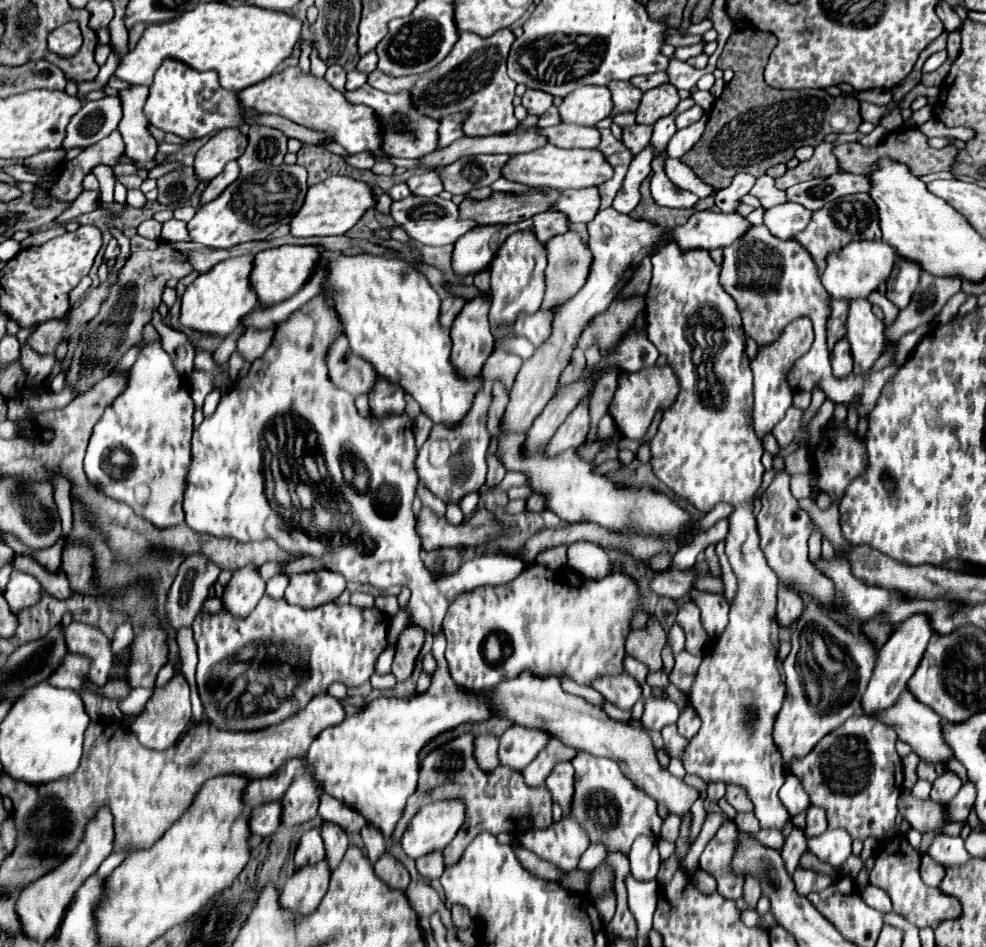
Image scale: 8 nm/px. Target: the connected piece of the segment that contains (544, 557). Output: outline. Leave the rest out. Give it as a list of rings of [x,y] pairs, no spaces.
[[[563,544],[556,548],[541,552],[536,558],[536,563],[541,564],[551,570],[561,570],[567,566],[567,549],[568,546]]]

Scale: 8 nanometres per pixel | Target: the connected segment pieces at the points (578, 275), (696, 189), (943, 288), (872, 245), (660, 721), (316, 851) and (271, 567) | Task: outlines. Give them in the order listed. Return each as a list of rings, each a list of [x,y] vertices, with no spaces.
[[[568,230],[560,236],[552,236],[548,244],[544,244],[546,256],[548,256],[548,268],[546,268],[546,294],[540,310],[544,312],[556,312],[562,308],[576,292],[586,284],[588,268],[592,264],[592,252],[588,252],[588,244],[582,242],[580,234],[574,230]]]
[[[666,158],[666,162],[664,162],[664,172],[666,172],[666,176],[668,176],[678,188],[690,190],[690,192],[694,192],[698,198],[706,198],[706,196],[712,194],[712,186],[708,186],[708,184],[704,184],[700,178],[696,178],[694,172],[688,170],[688,166],[682,164],[680,160]]]
[[[926,272],[920,276],[920,284],[916,292],[912,294],[910,304],[900,310],[896,320],[886,328],[888,332],[888,348],[896,344],[904,334],[916,330],[922,324],[928,324],[936,318],[940,308],[952,298],[956,292],[960,292],[960,280],[952,278],[936,278]]]
[[[858,240],[852,244],[846,244],[844,248],[830,252],[826,260],[826,270],[822,274],[822,284],[828,290],[832,298],[842,298],[842,300],[854,300],[854,298],[868,298],[872,290],[882,284],[896,260],[896,250],[882,240],[878,242],[868,242],[868,240]]]
[[[648,698],[644,700],[644,714],[640,722],[646,730],[664,728],[666,724],[676,722],[676,706],[670,706],[670,700]]]
[[[312,828],[312,830],[304,832],[304,836],[300,838],[300,844],[296,848],[296,854],[294,854],[296,868],[308,866],[308,864],[310,866],[318,864],[322,858],[324,858],[324,842],[320,836],[320,830]]]
[[[266,562],[266,564],[260,566],[260,574],[262,574],[264,580],[270,580],[270,578],[274,578],[274,576],[278,576],[278,574],[284,574],[284,570],[282,570],[282,566],[276,564],[276,562]]]

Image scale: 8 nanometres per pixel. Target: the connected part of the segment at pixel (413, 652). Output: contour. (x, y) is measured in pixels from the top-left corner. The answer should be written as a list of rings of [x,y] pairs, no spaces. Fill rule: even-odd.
[[[406,628],[396,644],[396,656],[392,664],[392,674],[398,678],[398,682],[404,682],[412,676],[416,658],[424,646],[424,632],[420,628]]]

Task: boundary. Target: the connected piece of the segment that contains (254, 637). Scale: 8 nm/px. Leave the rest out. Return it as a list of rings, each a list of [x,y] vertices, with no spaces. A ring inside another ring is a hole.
[[[264,594],[254,612],[244,618],[234,616],[228,610],[218,614],[200,610],[192,630],[198,644],[196,684],[208,722],[222,730],[260,730],[296,714],[314,696],[326,692],[332,682],[344,682],[348,688],[368,682],[376,672],[376,656],[386,648],[388,616],[378,608],[338,606],[334,602],[306,610],[288,604],[284,598],[274,600]],[[294,654],[304,654],[306,660],[300,662]]]

